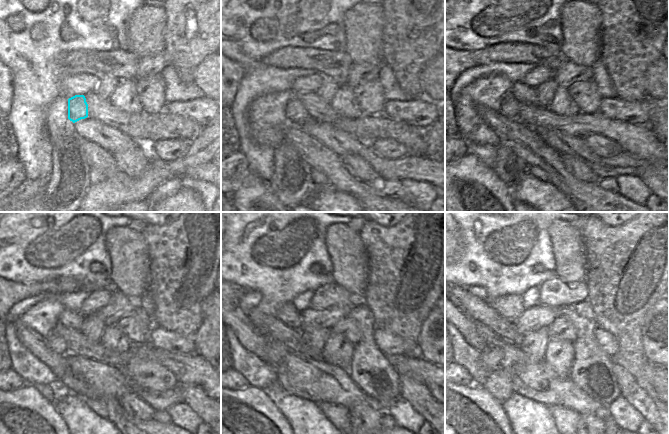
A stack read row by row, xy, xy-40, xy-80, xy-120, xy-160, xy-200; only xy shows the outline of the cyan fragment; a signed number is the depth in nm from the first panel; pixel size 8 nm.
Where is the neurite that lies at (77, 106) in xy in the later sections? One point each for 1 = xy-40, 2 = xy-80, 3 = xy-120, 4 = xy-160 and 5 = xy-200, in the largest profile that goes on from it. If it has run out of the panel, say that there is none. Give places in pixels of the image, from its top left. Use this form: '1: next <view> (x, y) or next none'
1: next xy-40 (295, 112)
2: next xy-80 (510, 109)
3: next xy-120 (56, 344)
4: next xy-160 (276, 350)
5: next xy-200 (491, 358)

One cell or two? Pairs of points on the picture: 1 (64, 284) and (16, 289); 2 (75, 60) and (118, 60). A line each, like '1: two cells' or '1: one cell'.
1: one cell
2: one cell

